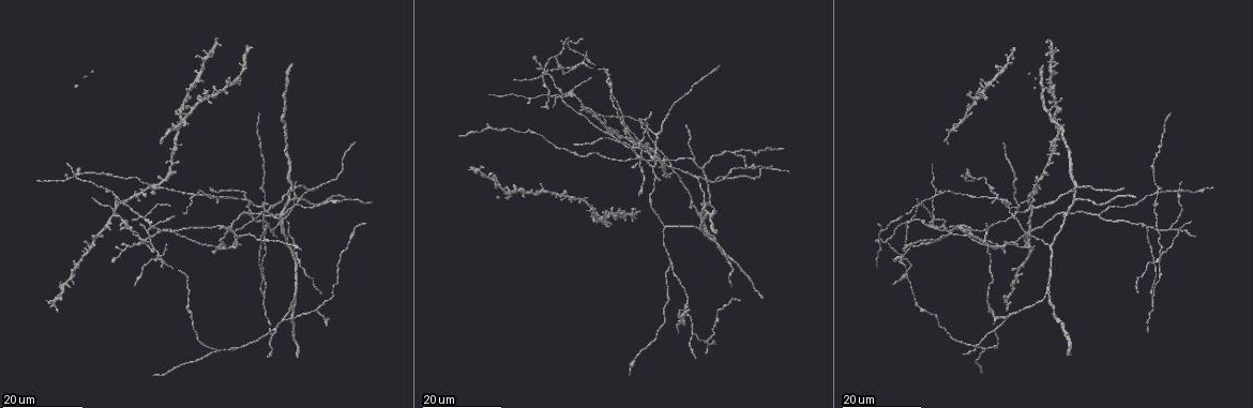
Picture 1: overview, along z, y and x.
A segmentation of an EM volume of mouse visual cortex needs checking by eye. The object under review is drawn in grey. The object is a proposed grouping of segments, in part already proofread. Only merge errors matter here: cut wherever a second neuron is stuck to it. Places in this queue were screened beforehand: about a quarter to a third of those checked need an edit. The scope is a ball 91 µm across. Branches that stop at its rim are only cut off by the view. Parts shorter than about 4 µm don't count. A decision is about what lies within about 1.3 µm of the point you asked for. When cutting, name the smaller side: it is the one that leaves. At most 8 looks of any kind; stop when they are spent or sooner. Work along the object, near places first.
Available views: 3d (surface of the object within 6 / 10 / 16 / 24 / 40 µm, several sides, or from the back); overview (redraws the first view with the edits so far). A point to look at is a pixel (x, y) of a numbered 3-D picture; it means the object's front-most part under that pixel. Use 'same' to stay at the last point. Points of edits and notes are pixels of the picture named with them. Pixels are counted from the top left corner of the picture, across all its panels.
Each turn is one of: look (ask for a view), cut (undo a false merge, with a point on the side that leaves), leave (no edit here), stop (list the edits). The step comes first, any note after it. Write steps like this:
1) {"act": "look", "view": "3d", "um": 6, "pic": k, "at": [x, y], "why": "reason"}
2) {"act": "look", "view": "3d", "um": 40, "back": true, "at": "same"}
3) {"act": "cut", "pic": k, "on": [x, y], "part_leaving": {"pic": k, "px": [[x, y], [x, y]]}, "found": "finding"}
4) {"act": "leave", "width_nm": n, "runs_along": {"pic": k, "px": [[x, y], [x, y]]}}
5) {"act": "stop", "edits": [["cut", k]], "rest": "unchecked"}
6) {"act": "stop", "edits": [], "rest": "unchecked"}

{"act": "look", "view": "3d", "um": 16, "pic": 1, "at": [1147, 229], "why": "branch point"}

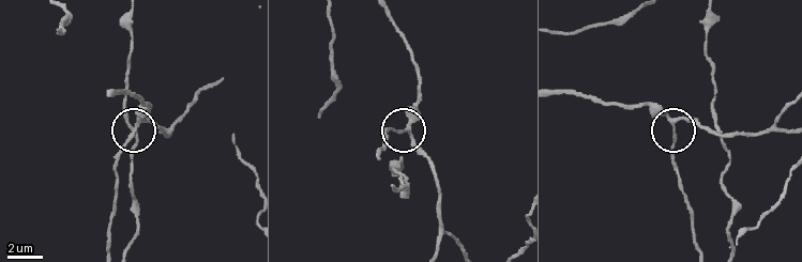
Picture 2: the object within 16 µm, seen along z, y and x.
{"act": "look", "view": "3d", "um": 6, "pic": 2, "at": [140, 121]}

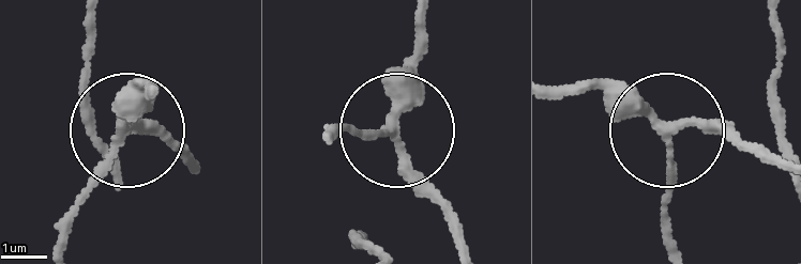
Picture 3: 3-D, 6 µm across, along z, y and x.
{"act": "leave", "width_nm": 180, "runs_along": {"pic": 3, "px": [[424, 15], [402, 153], [455, 218]]}, "found": "one neuron here"}

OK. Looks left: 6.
{"act": "look", "view": "3d", "um": 16, "pic": 1, "at": [1170, 229], "why": "three arms meet"}

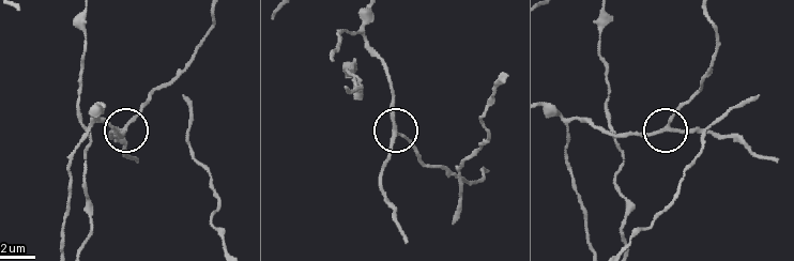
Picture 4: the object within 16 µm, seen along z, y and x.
{"act": "look", "view": "3d", "um": 6, "pic": 4, "at": [670, 123]}

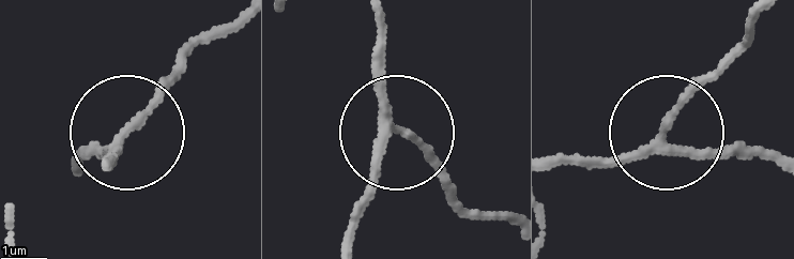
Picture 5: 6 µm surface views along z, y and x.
{"act": "leave", "width_nm": 200, "found": "continuous, no second neuron"}

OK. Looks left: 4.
{"act": "look", "view": "3d", "um": 16, "pic": 1, "at": [994, 197], "why": "three-way junction"}

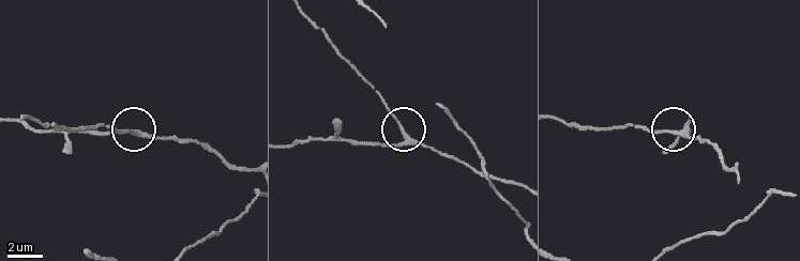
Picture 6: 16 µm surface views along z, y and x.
{"act": "look", "view": "3d", "um": 6, "pic": 6, "at": [407, 139]}

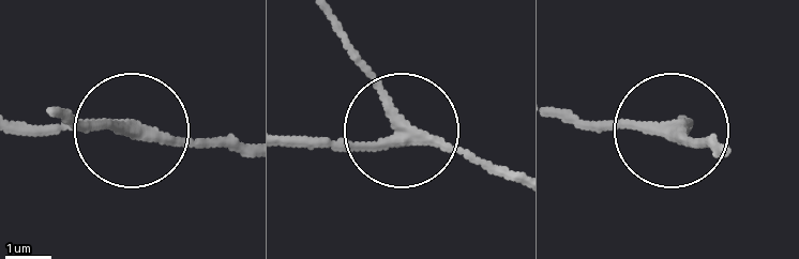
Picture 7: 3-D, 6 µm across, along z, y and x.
{"act": "leave", "runs_along": {"pic": 7, "px": [[724, 149], [659, 131], [582, 131]]}, "found": "all the same neuron"}

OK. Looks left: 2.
{"act": "look", "view": "3d", "um": 24, "pic": 1, "at": [637, 121], "why": "sudden change in width"}

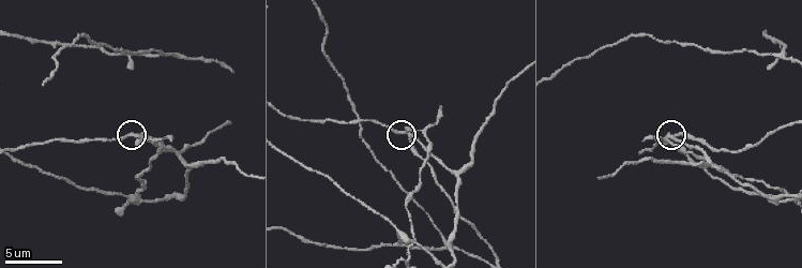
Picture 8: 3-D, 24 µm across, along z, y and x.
{"act": "look", "view": "3d", "um": 6, "pic": 8, "at": [126, 138]}

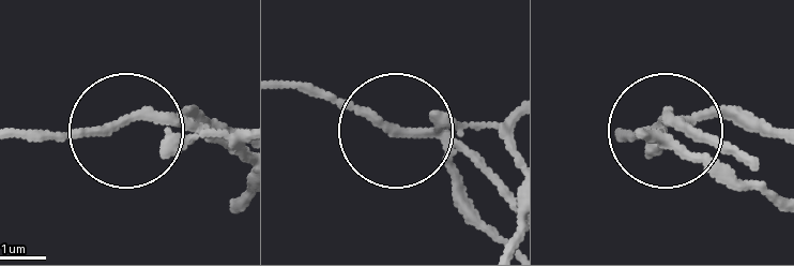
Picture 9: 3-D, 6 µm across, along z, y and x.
{"act": "cut", "pic": 9, "on": [242, 142], "part_leaving": {"pic": 9, "px": [[440, 149], [455, 191], [498, 237]]}, "found": "two neurons meet here"}

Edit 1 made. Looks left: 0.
{"act": "stop", "edits": [["cut", 9]], "rest": "unchecked"}

